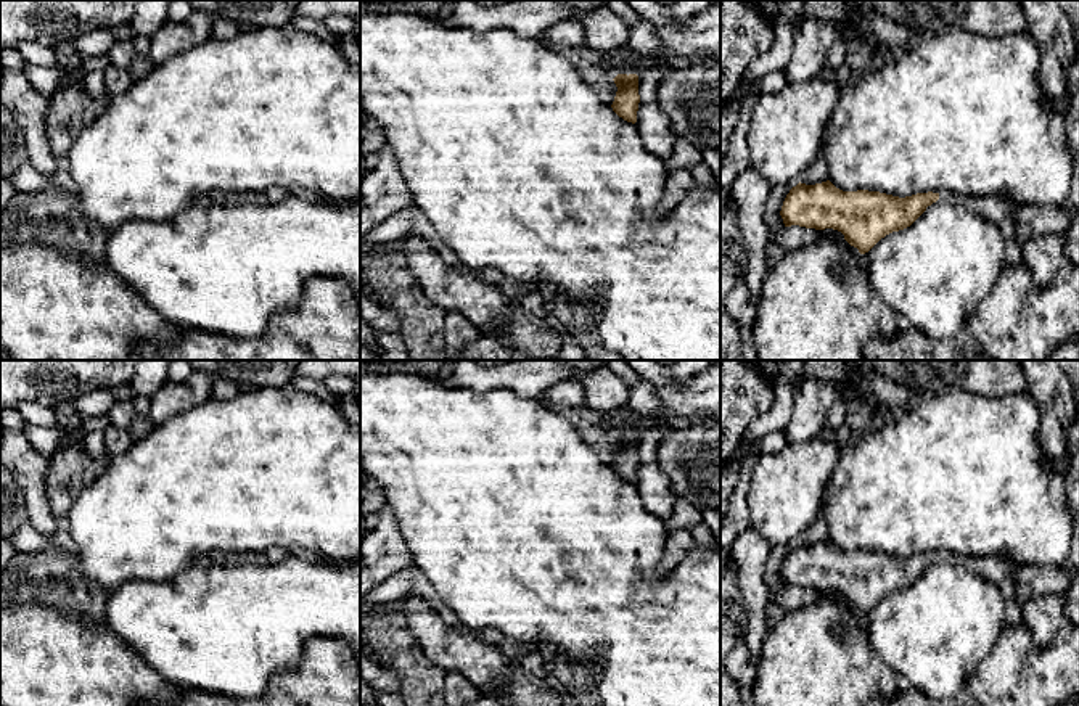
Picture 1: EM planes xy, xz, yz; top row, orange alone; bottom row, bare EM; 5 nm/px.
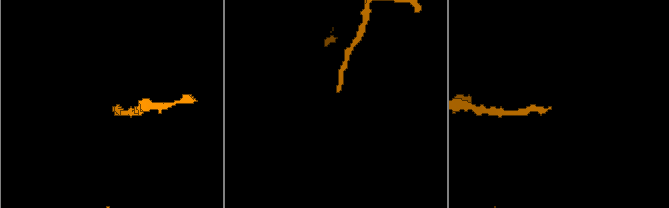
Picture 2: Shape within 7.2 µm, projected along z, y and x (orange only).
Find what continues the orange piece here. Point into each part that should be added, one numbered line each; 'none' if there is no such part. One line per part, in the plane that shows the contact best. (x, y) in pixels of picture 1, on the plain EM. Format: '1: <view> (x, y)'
1: yz (999, 570)

